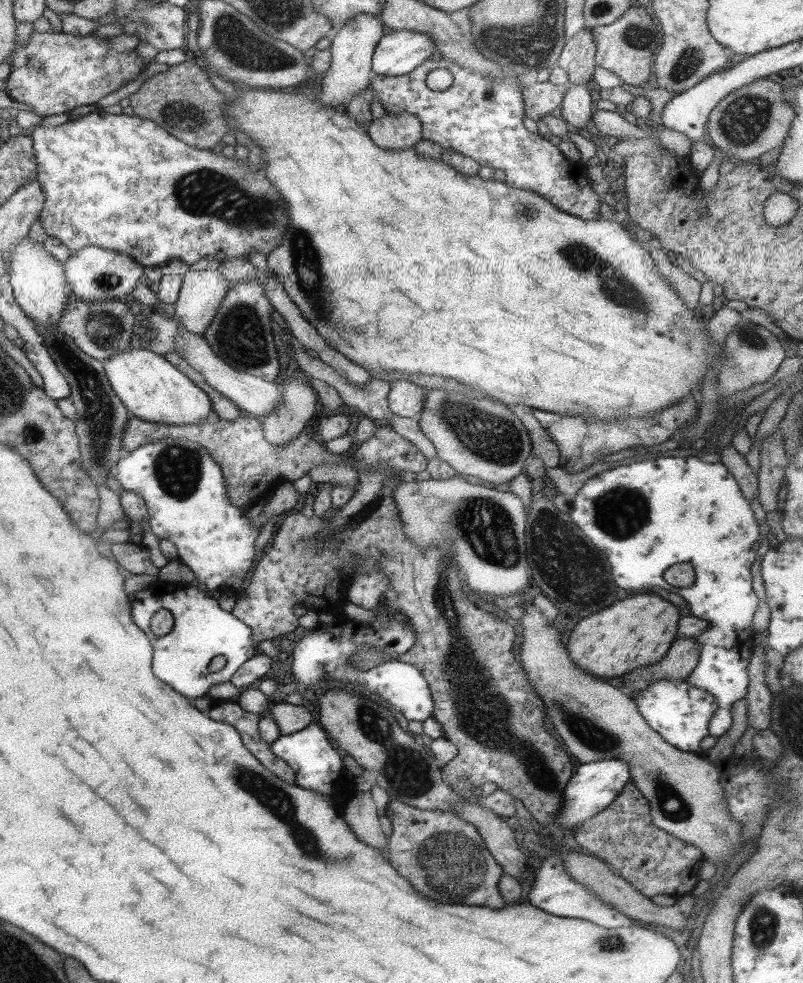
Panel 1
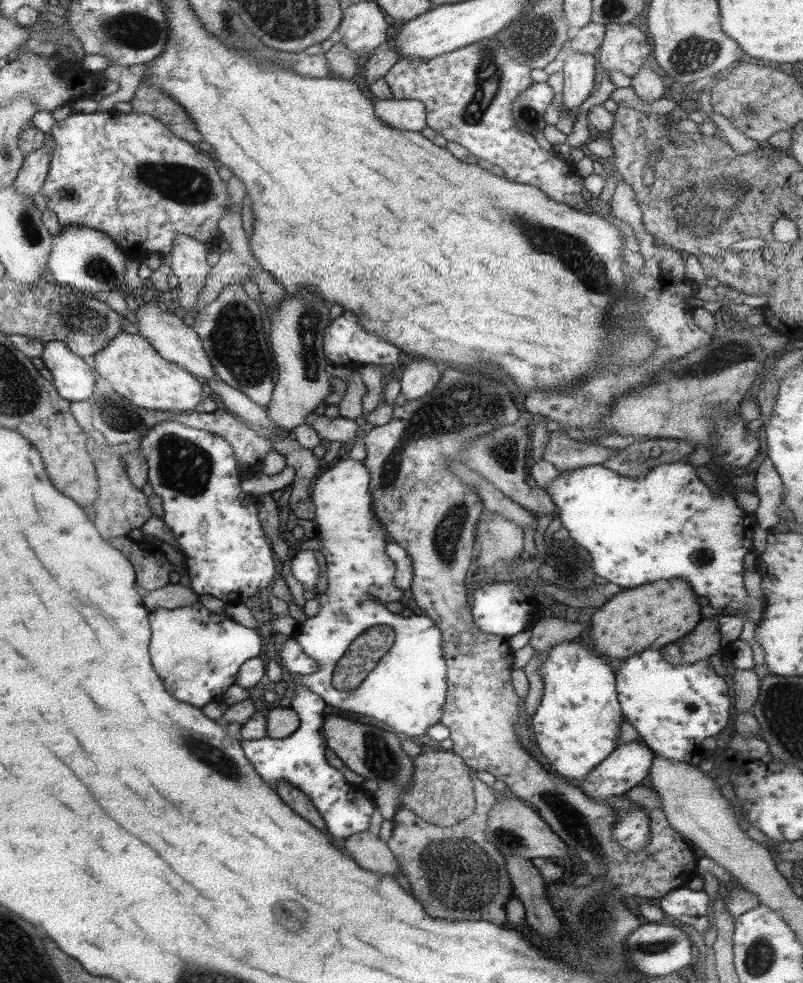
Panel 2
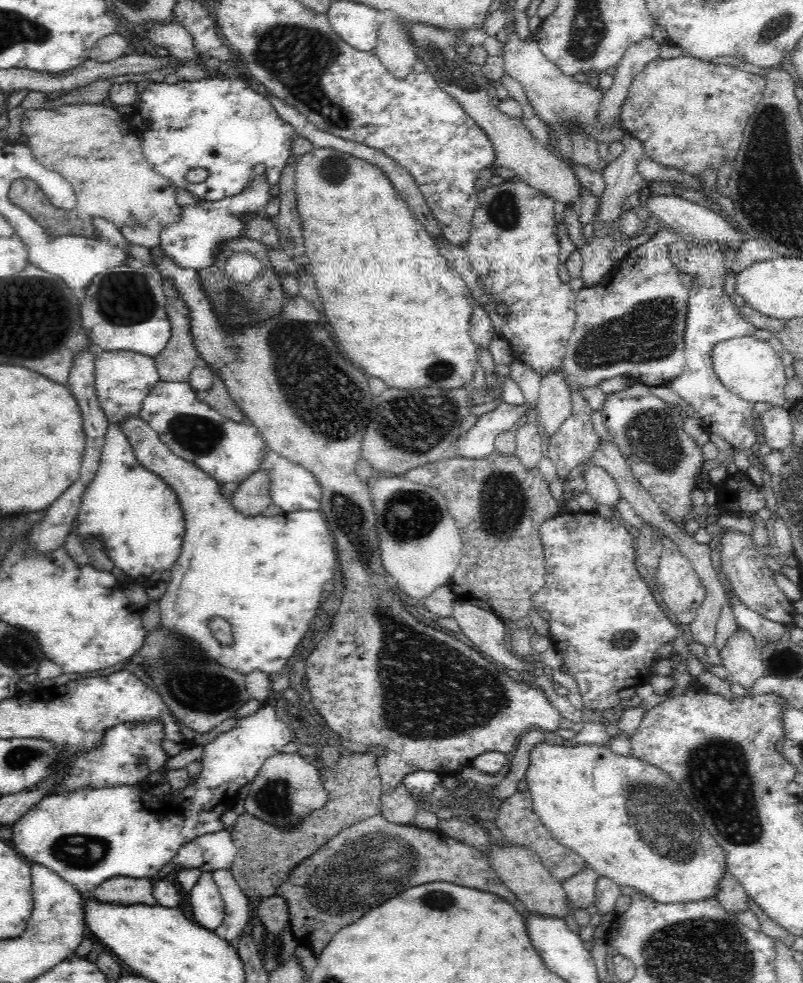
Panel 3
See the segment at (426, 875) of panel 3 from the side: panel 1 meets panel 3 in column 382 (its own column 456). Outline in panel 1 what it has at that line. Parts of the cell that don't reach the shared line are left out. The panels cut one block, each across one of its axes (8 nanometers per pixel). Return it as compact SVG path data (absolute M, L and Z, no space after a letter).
M388 799L385 817L391 821L392 831L388 842L390 865L399 873L401 878L407 880L410 886L419 890L423 896L437 900L437 902L451 902L451 904L469 904L487 906L487 908L504 907L507 902L498 890L499 878L502 868L487 852L473 842L473 832L467 832L467 824L463 819L455 817L452 813L441 811L425 811L406 806L397 799Z

